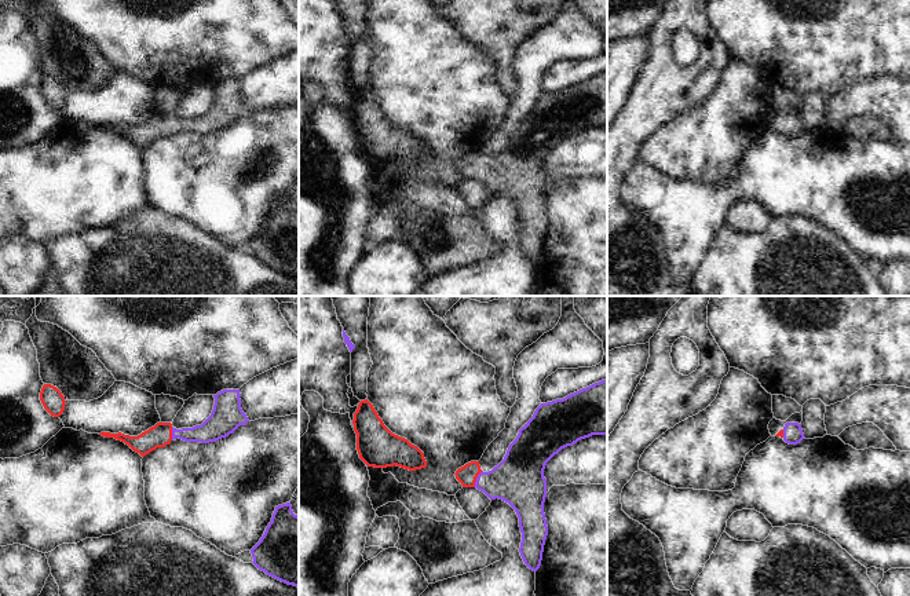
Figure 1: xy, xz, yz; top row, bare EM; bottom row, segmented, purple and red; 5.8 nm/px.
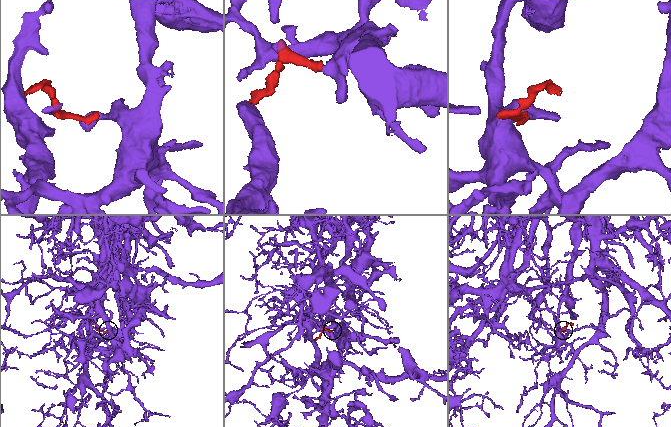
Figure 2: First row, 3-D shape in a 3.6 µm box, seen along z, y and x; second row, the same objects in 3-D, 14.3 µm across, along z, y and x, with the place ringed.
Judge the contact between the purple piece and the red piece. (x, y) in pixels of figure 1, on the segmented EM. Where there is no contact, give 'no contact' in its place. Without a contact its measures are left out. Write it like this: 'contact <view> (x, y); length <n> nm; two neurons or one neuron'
contact xz (477, 479); length 110 nm; one neuron

